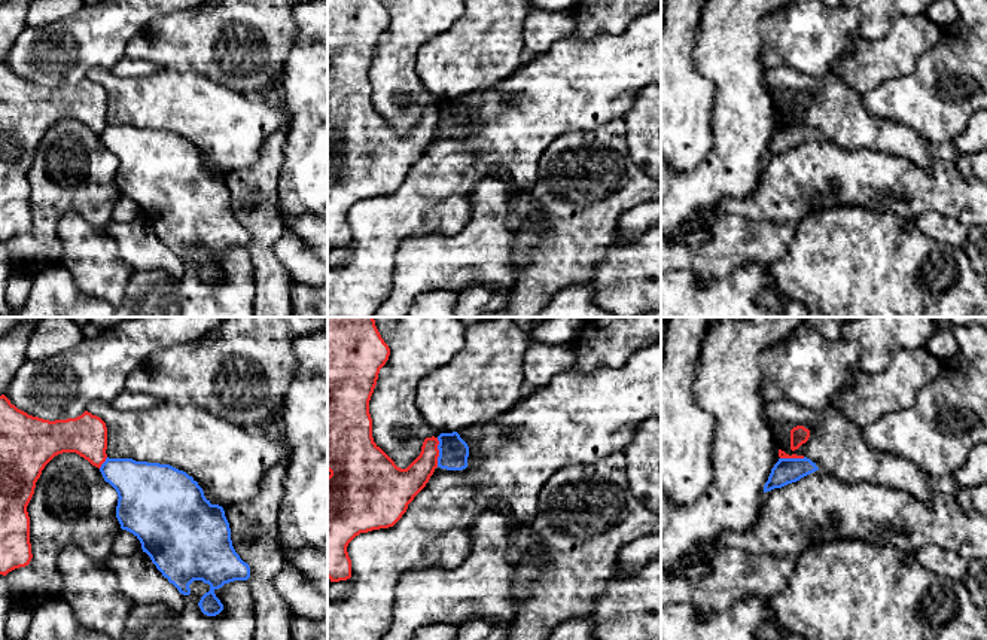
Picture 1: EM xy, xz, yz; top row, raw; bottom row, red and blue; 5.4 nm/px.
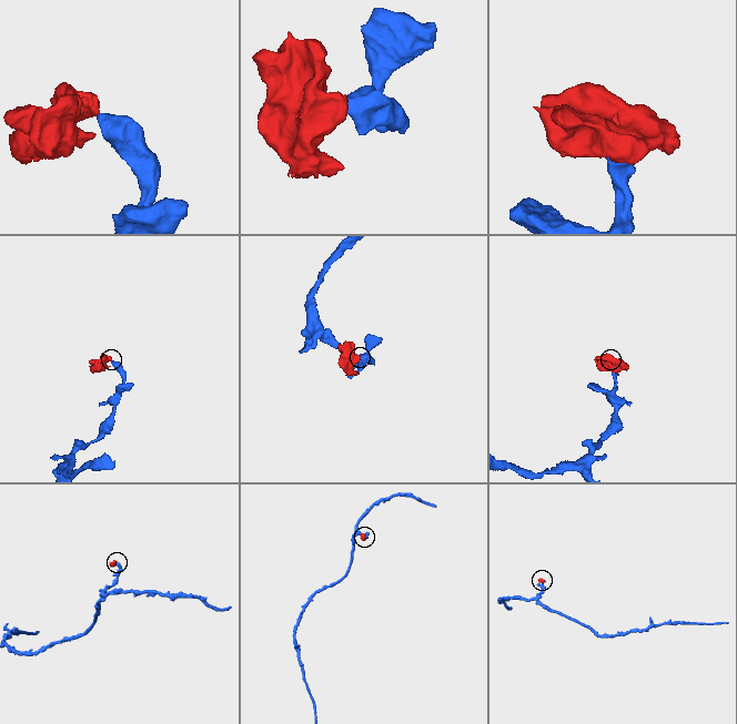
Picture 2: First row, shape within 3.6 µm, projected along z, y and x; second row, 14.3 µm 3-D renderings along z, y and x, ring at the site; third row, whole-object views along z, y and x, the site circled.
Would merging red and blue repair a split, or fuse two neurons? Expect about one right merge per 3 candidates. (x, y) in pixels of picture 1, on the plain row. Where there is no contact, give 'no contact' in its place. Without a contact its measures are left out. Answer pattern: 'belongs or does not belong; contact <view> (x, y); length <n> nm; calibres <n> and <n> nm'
does not belong; contact xz (438, 119); length 160 nm; calibres 180 and 160 nm

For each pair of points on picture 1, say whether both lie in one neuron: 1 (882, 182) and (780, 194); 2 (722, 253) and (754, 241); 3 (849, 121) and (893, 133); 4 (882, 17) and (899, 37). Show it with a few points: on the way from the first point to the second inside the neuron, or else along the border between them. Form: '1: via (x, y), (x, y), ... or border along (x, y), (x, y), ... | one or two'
1: via (856, 177), (838, 177), (834, 174), (806, 179) | one
2: via (730, 246), (734, 241), (746, 241) | one
3: via (859, 130), (883, 133) | one
4: border along (914, 15), (898, 15), (882, 37), (861, 39) | two

